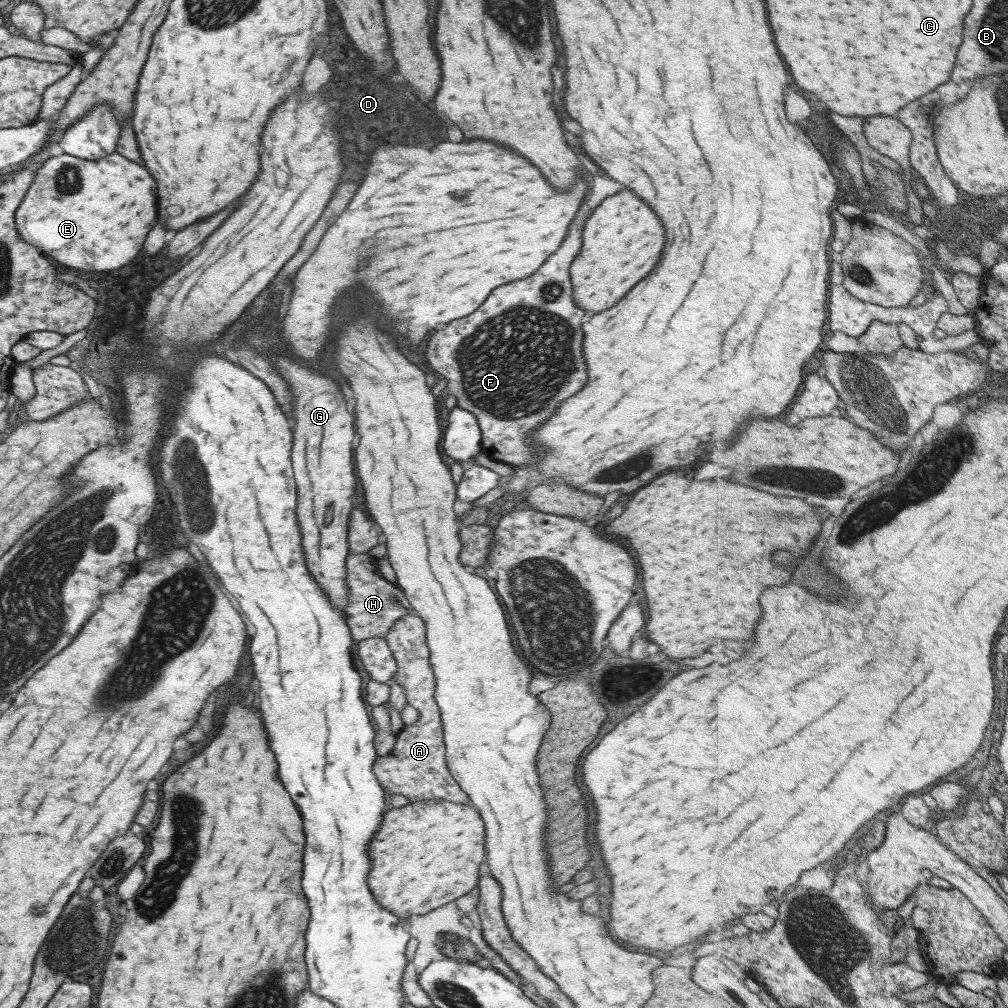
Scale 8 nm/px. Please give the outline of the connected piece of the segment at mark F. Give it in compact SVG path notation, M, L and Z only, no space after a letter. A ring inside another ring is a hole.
M581 204L575 220L569 224L569 234L561 242L561 248L545 260L539 272L533 272L525 280L509 282L495 288L481 304L481 308L477 308L477 312L445 324L443 328L433 332L426 342L425 358L428 366L435 370L436 376L439 374L447 380L443 394L455 396L456 405L476 418L480 428L481 448L491 460L517 467L536 467L542 452L530 444L528 434L559 406L561 400L581 390L581 386L587 382L580 324L587 320L589 314L572 300L573 288L567 276L569 264L581 246L581 226L577 224L585 220L583 212L587 212L585 204Z

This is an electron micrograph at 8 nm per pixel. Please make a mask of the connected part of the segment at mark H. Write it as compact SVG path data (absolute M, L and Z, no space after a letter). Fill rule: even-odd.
M348 553L347 557L345 557L345 570L345 587L348 588L348 599L346 606L343 608L343 613L353 640L384 638L388 633L389 627L392 627L399 618L403 618L409 614L415 615L412 606L408 603L405 596L403 596L403 591L382 578L375 560L369 559L367 553Z

